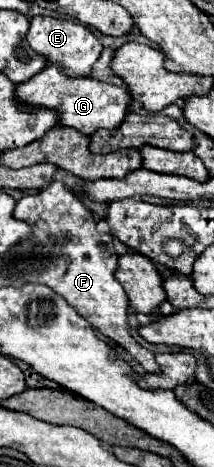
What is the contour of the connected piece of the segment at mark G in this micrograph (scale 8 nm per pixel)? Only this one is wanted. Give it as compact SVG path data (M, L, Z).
M47 64L47 68L43 68L41 74L33 76L33 80L17 84L17 98L31 106L57 110L61 114L59 122L63 126L73 126L87 136L95 134L95 130L99 128L115 130L123 122L131 102L131 94L123 86L101 82L91 76L67 76L59 64Z

